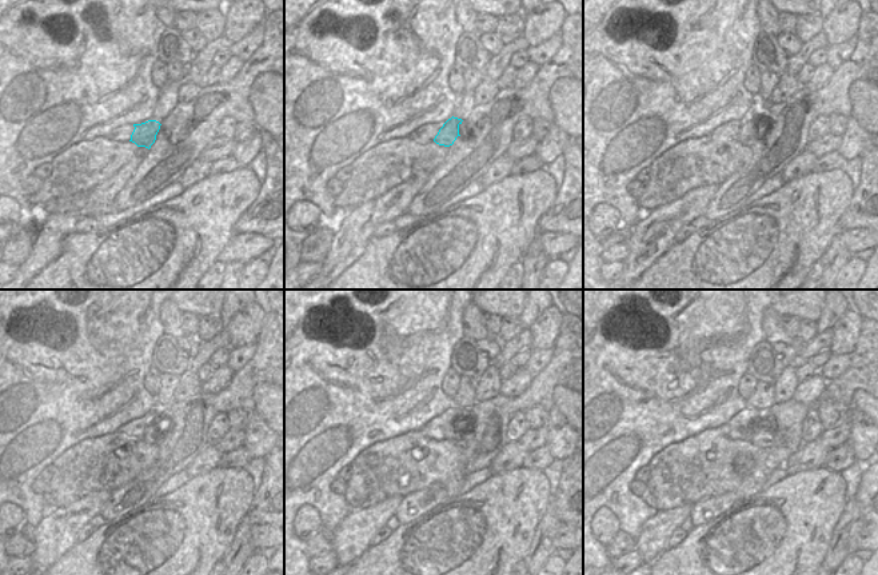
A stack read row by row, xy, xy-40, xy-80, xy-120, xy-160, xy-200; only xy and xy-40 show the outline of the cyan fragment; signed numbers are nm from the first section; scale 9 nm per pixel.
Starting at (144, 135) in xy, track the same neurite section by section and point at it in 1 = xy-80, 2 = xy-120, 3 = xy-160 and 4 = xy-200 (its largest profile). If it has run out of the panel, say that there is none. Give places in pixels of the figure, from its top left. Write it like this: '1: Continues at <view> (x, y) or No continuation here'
1: Continues at xy-80 (747, 135)
2: Continues at xy-120 (152, 435)
3: Continues at xy-160 (453, 434)
4: Continues at xy-200 (763, 439).

